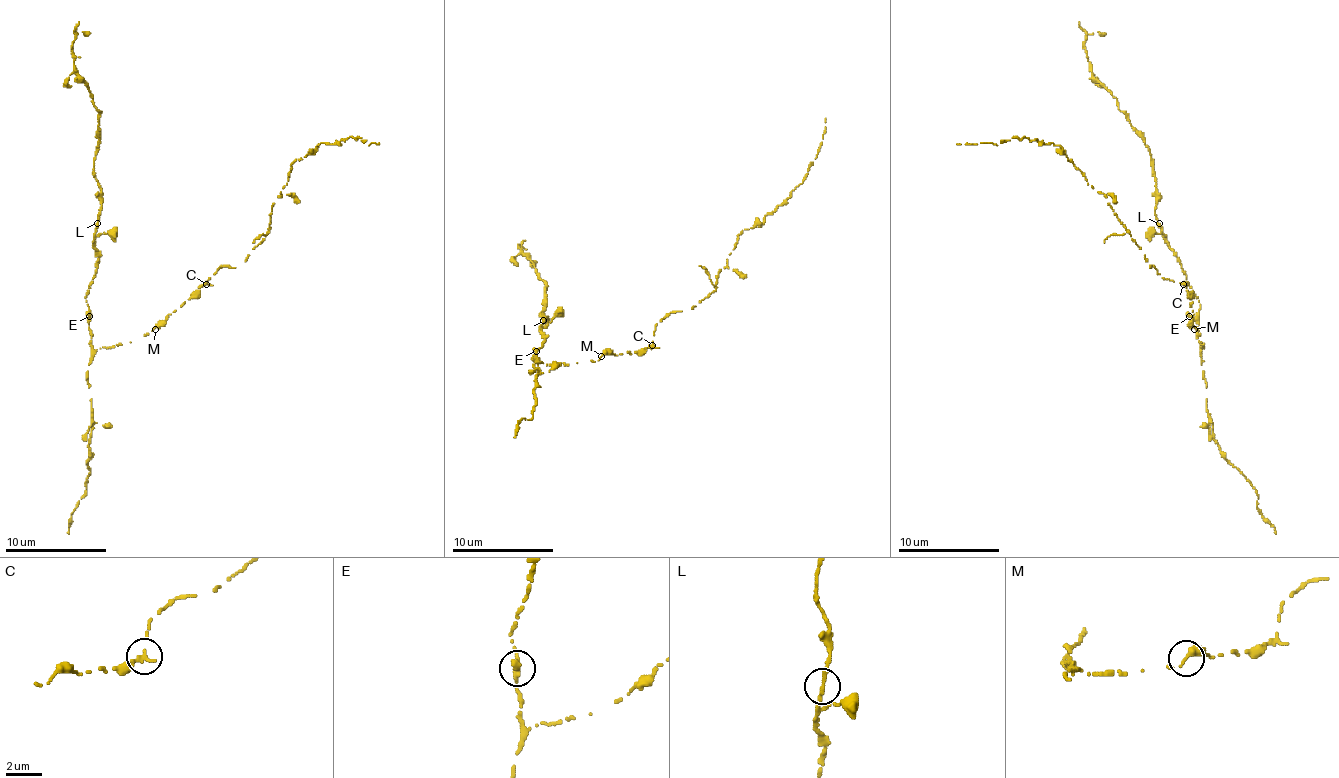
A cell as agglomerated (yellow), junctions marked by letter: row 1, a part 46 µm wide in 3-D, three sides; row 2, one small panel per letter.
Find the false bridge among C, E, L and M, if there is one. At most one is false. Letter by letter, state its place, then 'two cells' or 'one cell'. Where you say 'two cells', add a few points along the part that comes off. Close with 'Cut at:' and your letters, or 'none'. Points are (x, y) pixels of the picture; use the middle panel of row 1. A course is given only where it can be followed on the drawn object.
C: (652, 345) | two cells | (652, 346), (657, 323), (715, 290), (717, 272), (727, 265), (737, 235), (765, 219), (806, 177), (826, 119)
E: (536, 351) | one cell
L: (543, 320) | one cell
M: (601, 356) | one cell
Cut at: C

